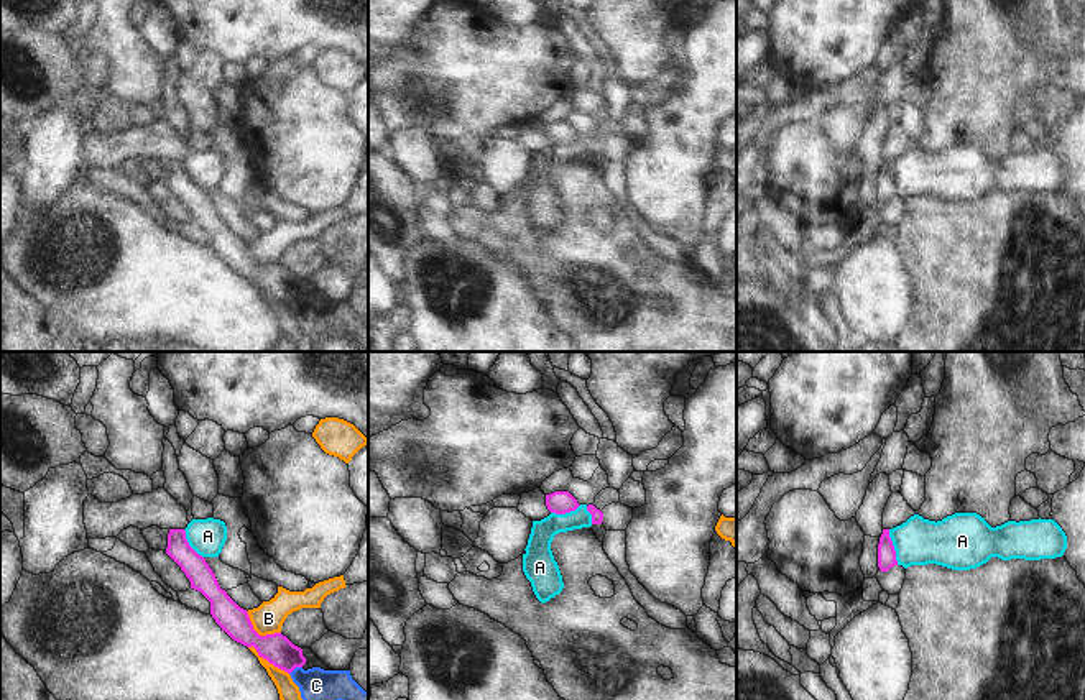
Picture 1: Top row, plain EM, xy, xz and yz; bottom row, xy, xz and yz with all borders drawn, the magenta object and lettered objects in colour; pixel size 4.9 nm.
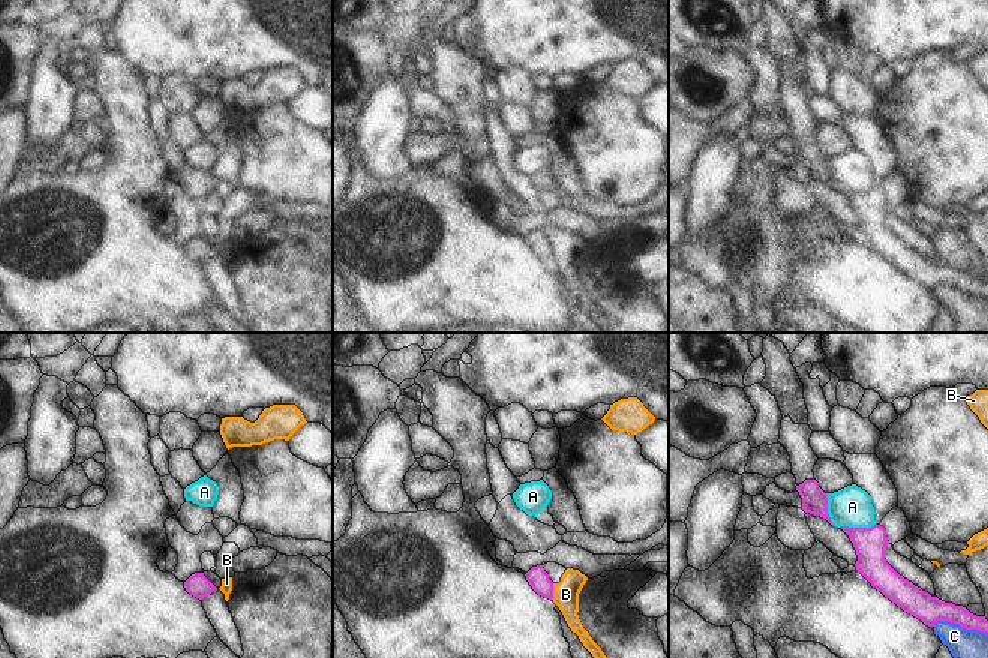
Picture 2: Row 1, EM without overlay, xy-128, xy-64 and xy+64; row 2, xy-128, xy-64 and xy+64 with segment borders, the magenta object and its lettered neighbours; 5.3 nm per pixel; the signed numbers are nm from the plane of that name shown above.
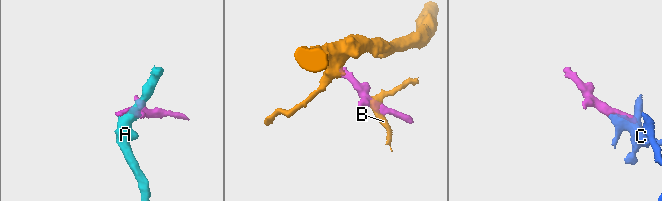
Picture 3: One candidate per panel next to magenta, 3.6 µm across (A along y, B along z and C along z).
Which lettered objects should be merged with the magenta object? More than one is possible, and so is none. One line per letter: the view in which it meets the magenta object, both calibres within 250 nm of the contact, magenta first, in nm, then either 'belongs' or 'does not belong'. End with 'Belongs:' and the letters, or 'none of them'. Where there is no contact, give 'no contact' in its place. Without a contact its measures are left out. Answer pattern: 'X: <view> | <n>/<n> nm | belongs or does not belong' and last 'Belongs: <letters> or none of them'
A: yz | 100/240 nm | does not belong
B: xy | 150/150 nm | does not belong
C: xy | 150/180 nm | does not belong
Belongs: none of them

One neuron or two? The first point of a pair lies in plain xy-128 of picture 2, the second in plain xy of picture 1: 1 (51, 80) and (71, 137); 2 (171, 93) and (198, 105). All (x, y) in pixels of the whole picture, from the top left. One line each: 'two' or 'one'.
1: one
2: two

